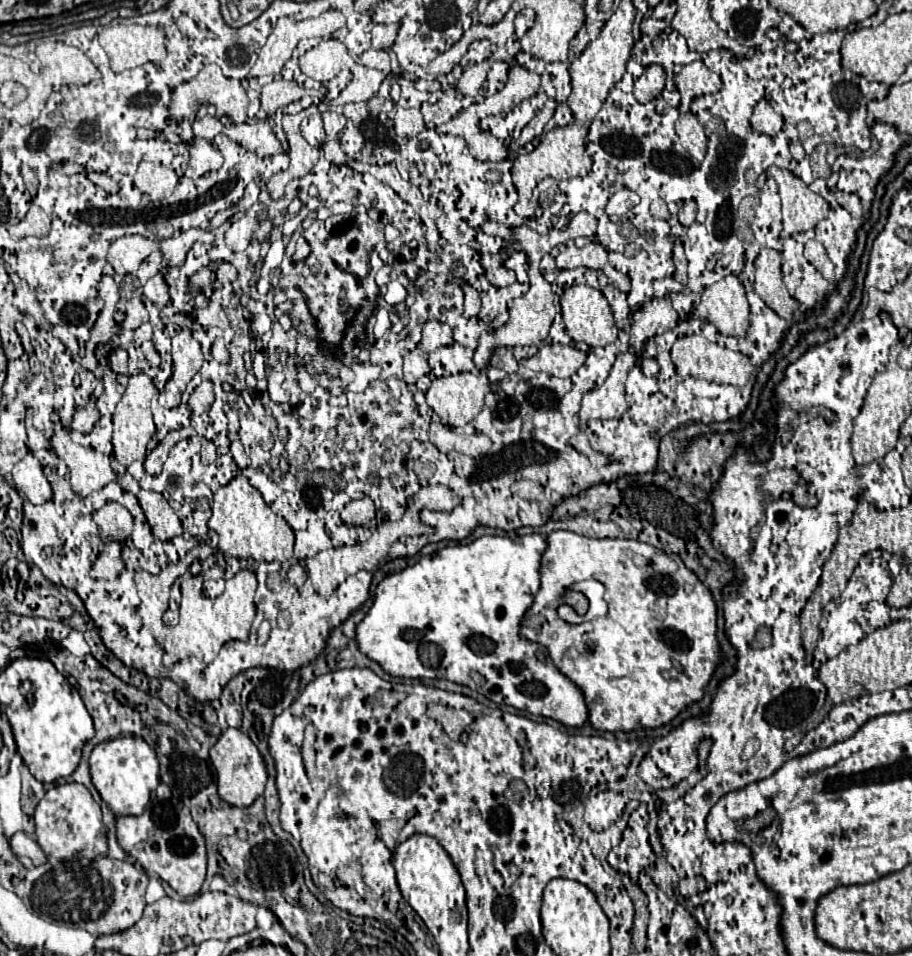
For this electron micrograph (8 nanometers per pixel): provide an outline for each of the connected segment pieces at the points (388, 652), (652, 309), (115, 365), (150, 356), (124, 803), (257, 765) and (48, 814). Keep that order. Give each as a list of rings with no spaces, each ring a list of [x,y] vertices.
[[[528,534],[522,536],[522,544],[514,542],[510,538],[504,536],[482,536],[470,544],[456,544],[456,546],[446,546],[434,554],[422,556],[420,562],[416,562],[414,566],[408,566],[402,572],[396,574],[388,574],[376,588],[376,598],[372,608],[368,610],[366,618],[358,624],[356,628],[356,640],[358,640],[358,648],[372,660],[376,660],[388,674],[396,676],[396,678],[446,678],[450,682],[456,684],[464,684],[472,690],[476,690],[478,694],[486,696],[488,700],[496,702],[496,704],[508,704],[514,706],[518,710],[526,710],[530,714],[536,716],[546,716],[552,718],[568,728],[582,728],[584,724],[588,724],[588,706],[584,700],[582,690],[570,680],[566,678],[560,670],[554,668],[550,658],[536,658],[536,652],[542,650],[540,644],[526,640],[520,634],[520,624],[522,624],[522,616],[526,614],[526,608],[530,608],[530,604],[534,602],[534,596],[538,594],[540,588],[540,576],[538,576],[538,568],[542,562],[542,552],[546,552],[546,538],[540,534]]]
[[[658,298],[644,306],[644,310],[634,312],[634,324],[630,330],[630,346],[638,352],[644,350],[644,342],[656,334],[672,330],[679,322],[679,316],[672,307],[670,298]]]
[[[113,348],[112,353],[108,356],[108,363],[115,373],[122,374],[123,368],[128,368],[128,354],[121,348]]]
[[[151,341],[143,342],[141,345],[141,350],[145,359],[152,367],[156,367],[160,364],[160,356]]]
[[[138,736],[114,738],[98,744],[90,754],[90,774],[102,800],[118,816],[140,816],[150,802],[152,792],[160,784],[156,752]]]
[[[228,728],[222,732],[218,742],[210,748],[210,760],[216,768],[216,782],[218,782],[218,794],[224,802],[230,806],[250,806],[258,796],[262,796],[266,786],[266,764],[254,746],[254,742],[240,730]]]
[[[64,782],[46,792],[46,796],[36,806],[36,842],[48,858],[72,860],[86,856],[94,860],[106,854],[106,828],[102,826],[100,804],[94,802],[86,786],[78,782]]]

